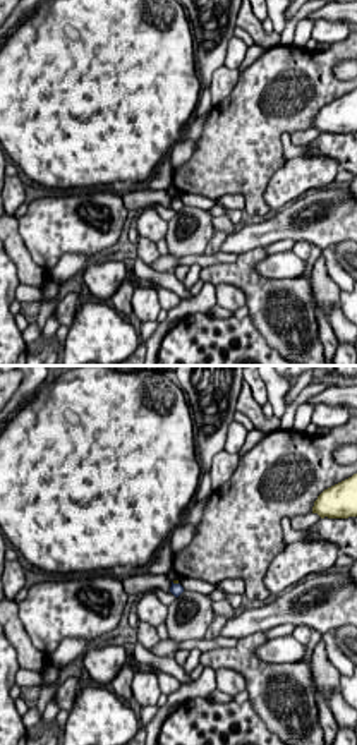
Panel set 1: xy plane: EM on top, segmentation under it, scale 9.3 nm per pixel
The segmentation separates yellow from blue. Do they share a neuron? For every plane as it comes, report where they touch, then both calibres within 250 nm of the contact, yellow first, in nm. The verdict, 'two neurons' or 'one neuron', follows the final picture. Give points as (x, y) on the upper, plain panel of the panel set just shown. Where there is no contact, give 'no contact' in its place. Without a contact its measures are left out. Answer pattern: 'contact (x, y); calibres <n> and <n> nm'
contact (175, 198); calibres 30 and 120 nm

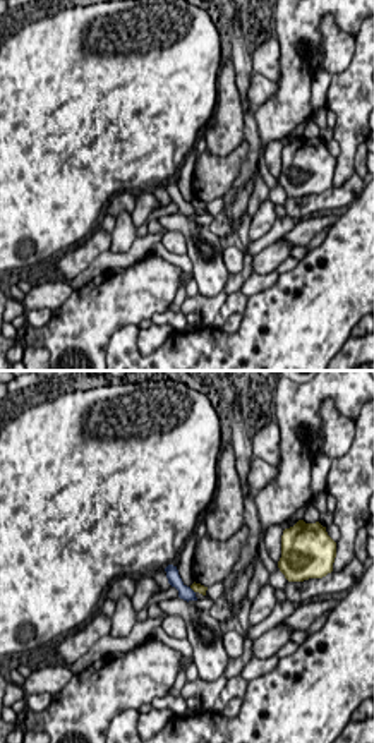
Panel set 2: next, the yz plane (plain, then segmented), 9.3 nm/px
contact (193, 205); calibres 90 and 130 nm

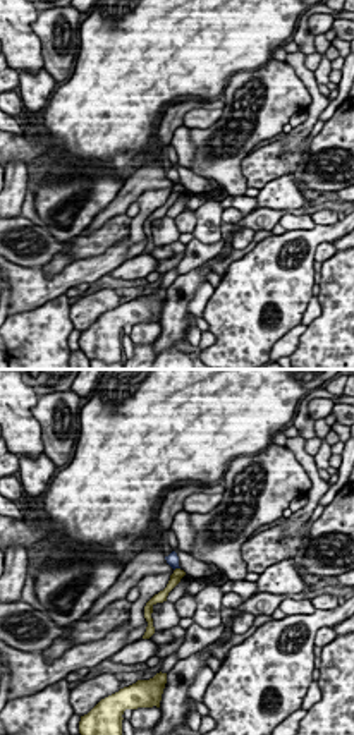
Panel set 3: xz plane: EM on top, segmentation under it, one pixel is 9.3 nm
contact (176, 184); calibres 100 and 120 nm

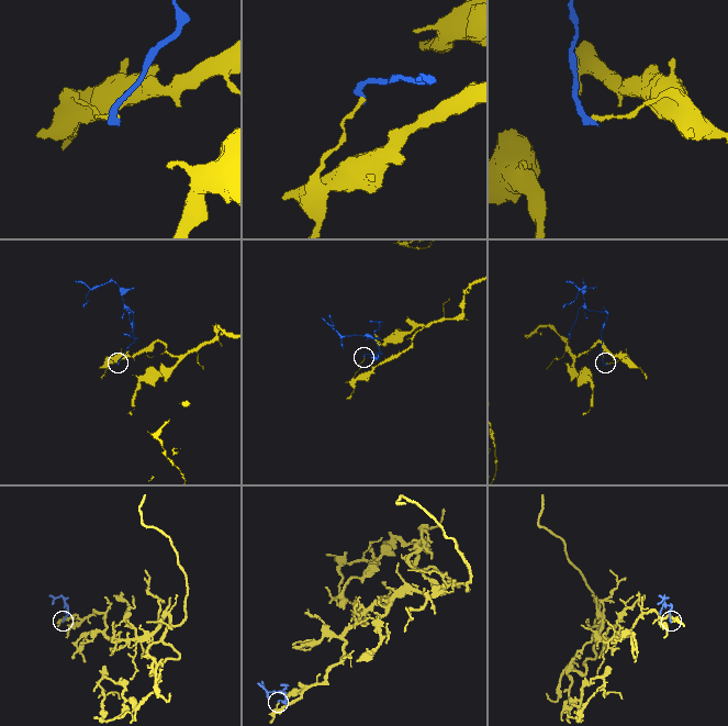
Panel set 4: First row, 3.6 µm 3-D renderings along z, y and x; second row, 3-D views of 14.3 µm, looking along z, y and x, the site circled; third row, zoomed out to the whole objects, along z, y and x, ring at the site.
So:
two neurons

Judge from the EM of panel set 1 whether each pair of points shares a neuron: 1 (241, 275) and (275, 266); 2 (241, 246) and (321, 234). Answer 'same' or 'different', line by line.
1: different
2: same

